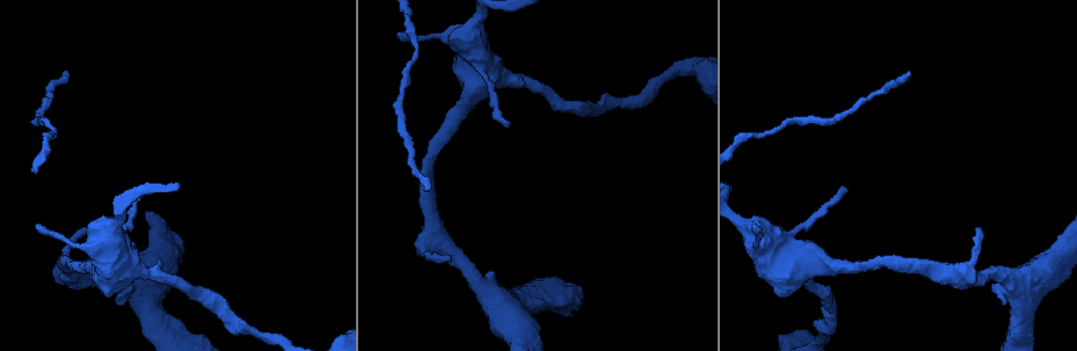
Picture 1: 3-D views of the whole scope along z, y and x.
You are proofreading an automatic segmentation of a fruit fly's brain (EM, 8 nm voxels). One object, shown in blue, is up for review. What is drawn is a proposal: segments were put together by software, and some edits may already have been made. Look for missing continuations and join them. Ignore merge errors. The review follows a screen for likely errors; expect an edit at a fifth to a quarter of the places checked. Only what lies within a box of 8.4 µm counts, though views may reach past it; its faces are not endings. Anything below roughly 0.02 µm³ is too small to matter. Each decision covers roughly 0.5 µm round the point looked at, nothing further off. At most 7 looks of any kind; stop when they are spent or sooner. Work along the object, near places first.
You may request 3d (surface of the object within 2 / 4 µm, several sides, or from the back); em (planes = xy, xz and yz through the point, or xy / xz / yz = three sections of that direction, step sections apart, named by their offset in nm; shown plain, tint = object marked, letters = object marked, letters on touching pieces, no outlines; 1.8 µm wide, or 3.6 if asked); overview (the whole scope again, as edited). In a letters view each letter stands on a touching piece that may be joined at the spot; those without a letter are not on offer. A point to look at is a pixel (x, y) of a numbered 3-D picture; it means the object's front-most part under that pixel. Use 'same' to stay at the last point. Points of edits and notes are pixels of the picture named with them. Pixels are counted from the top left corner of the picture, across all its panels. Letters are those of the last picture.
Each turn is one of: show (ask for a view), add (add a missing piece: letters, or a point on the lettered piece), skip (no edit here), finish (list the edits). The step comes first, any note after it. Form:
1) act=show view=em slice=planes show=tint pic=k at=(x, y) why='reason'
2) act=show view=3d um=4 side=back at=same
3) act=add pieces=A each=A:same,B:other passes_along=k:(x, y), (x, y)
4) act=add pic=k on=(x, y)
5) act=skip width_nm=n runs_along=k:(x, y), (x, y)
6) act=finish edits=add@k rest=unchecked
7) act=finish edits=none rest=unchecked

act=show view=em um=3.6 slice=xz step=4 show=letters pic=1 at=(449, 261) why='free end'

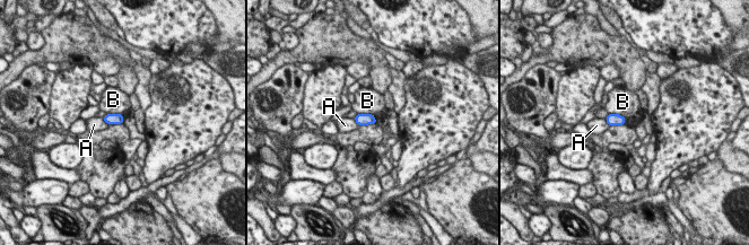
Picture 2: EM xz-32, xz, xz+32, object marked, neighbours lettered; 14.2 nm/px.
act=show view=em um=3.6 slice=yz step=4 show=letters at=same

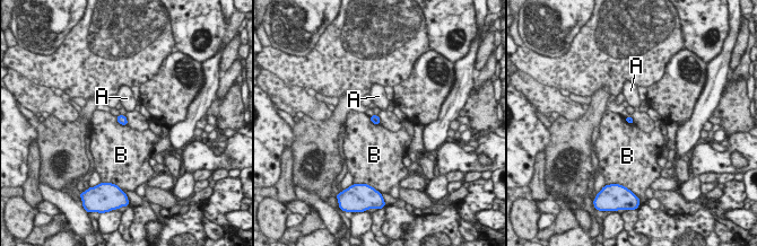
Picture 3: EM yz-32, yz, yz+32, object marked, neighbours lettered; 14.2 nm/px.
act=skip each=A:other,B:other border=3:(115, 117), (119, 123), (127, 125) found='no lettered piece goes on from it'

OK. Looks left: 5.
act=show view=em slice=xy step=16 show=letters pic=1 at=(842, 189) why='tapers out'

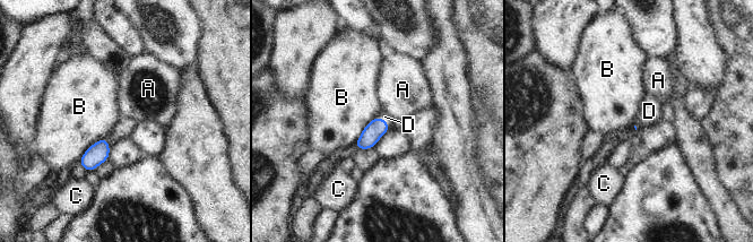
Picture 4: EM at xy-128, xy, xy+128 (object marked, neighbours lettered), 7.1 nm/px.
act=show view=em slice=planes show=letters at=same

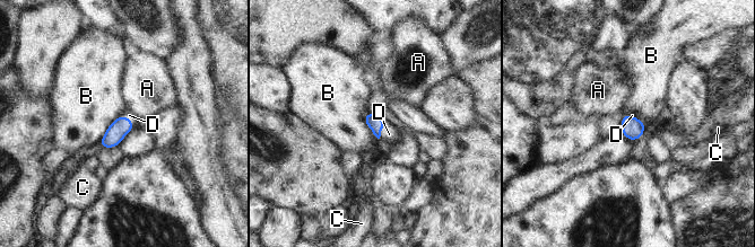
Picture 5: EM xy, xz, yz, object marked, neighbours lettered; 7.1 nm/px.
act=add pieces=D each=A:other,B:other,C:other,D:same passes_along=5:(375, 123), (381, 130), (389, 134) found='it goes on there'

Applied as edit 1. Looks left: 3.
act=show view=overview why='redraw'

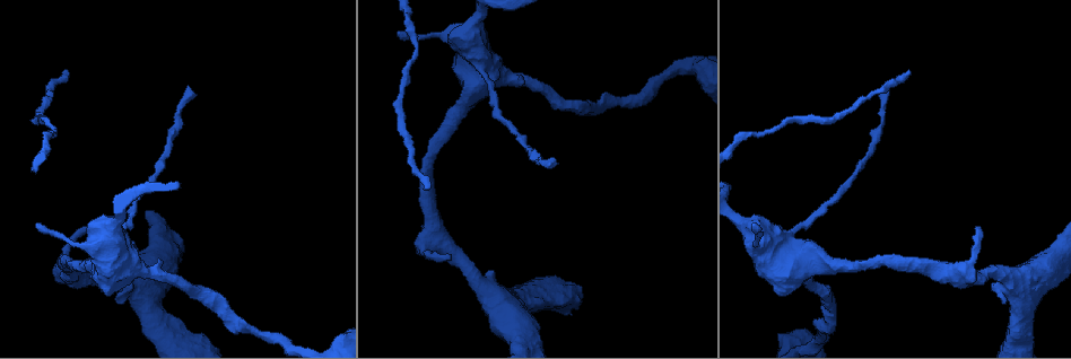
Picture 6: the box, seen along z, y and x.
act=show view=3d um=2 pic=6 at=(65, 69) why='an open end'

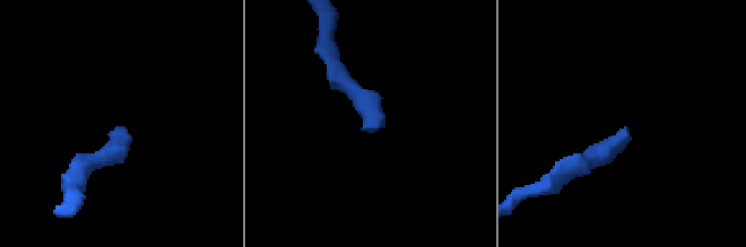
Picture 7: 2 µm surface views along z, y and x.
act=show view=em slice=xy step=16 show=letters pic=7 at=(376, 128)

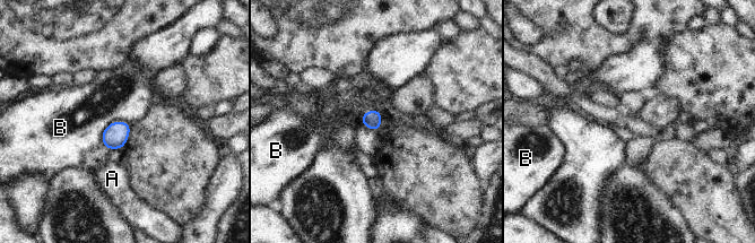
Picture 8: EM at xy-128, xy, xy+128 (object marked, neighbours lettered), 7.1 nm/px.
act=skip each=A:other,B:other border=8:(130, 124), (112, 121), (101, 142) found='none of them fits'

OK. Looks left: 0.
act=finish edits=add@5 rest=unchecked

